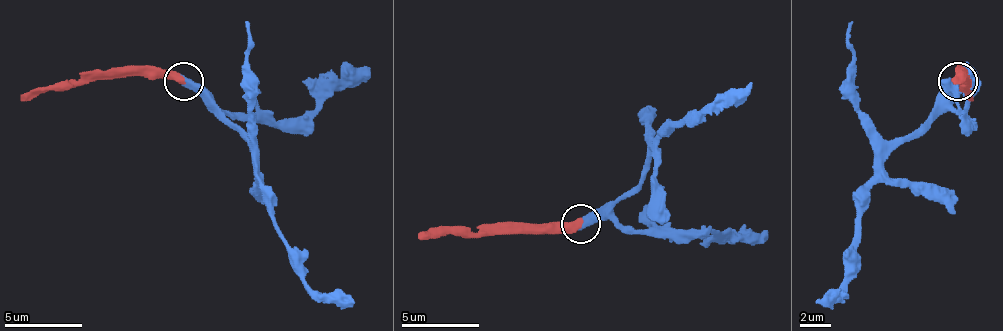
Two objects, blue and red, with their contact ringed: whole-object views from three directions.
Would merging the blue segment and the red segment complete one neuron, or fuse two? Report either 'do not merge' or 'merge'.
merge

